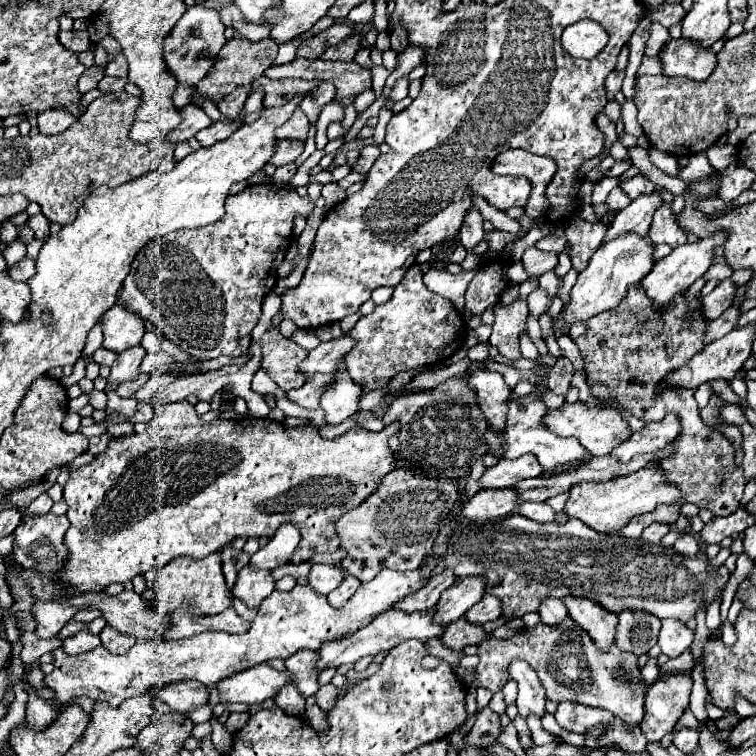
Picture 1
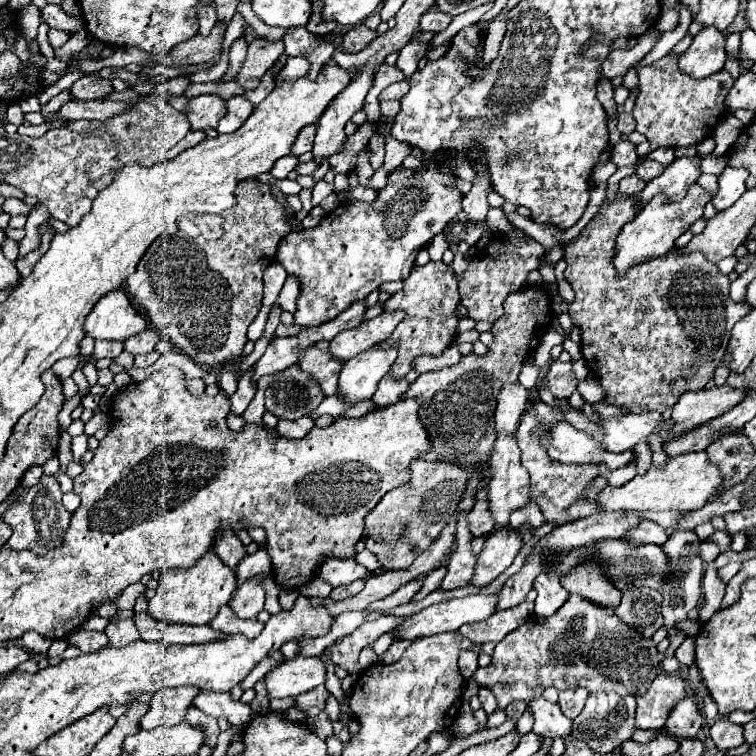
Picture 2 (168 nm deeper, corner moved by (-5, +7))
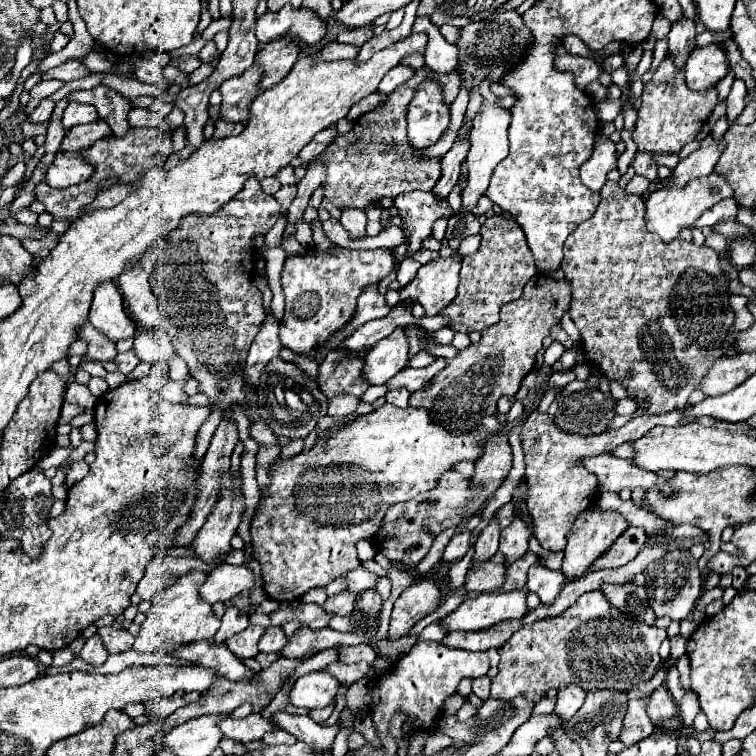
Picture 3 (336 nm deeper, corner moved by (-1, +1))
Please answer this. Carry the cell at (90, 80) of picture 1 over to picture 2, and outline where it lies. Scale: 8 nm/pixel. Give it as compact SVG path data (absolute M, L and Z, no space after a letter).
M84 74L70 88L72 100L102 100L102 98L110 96L112 92L114 92L112 82L96 76L96 74Z

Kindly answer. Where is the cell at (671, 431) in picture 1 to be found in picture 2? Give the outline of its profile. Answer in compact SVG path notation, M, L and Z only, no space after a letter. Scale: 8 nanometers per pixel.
M714 386L710 390L686 392L672 408L674 432L682 434L688 428L710 422L746 398L746 388L734 390L730 386Z

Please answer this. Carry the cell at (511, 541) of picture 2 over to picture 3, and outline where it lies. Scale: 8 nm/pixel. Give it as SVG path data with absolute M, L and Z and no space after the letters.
M516 518L508 528L502 530L498 550L502 550L502 554L506 558L504 566L510 566L516 558L520 558L528 550L528 538L530 538L528 524L522 522L520 518Z

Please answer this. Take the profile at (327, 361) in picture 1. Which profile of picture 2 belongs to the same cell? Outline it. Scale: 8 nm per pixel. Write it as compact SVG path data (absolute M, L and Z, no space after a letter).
M402 310L396 312L382 312L380 316L372 320L364 320L358 328L340 332L332 342L330 342L330 354L340 358L340 360L350 360L356 354L368 350L370 346L376 346L378 342L386 340L394 328L400 324L400 320L406 314Z

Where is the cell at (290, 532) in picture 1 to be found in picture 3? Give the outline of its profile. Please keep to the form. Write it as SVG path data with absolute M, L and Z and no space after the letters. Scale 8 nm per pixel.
M220 564L208 574L208 580L200 588L200 596L214 604L214 602L226 602L234 596L238 596L244 590L254 588L254 574L246 566L232 566L232 564Z

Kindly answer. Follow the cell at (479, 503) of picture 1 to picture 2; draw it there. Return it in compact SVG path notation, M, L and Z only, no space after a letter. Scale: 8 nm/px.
M488 500L476 502L476 506L468 514L468 528L470 528L470 534L474 538L488 536L494 530L494 520L492 520L490 510L488 510Z

